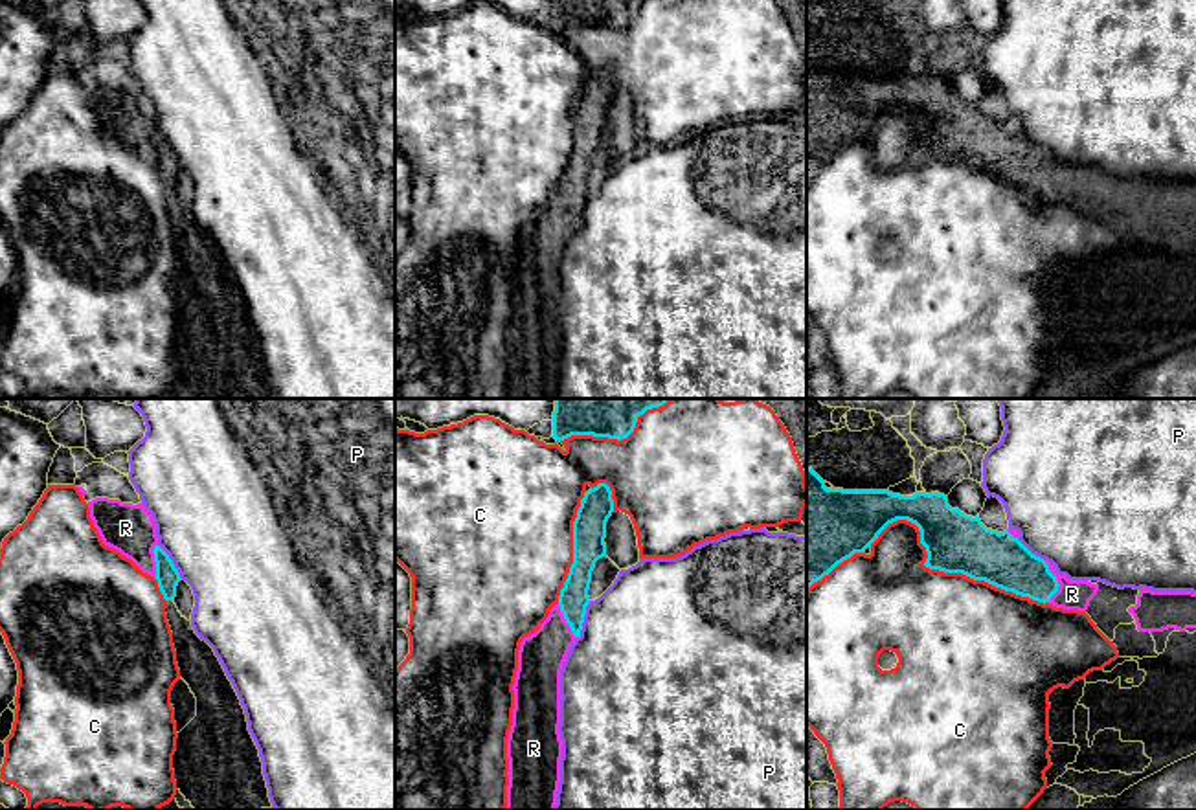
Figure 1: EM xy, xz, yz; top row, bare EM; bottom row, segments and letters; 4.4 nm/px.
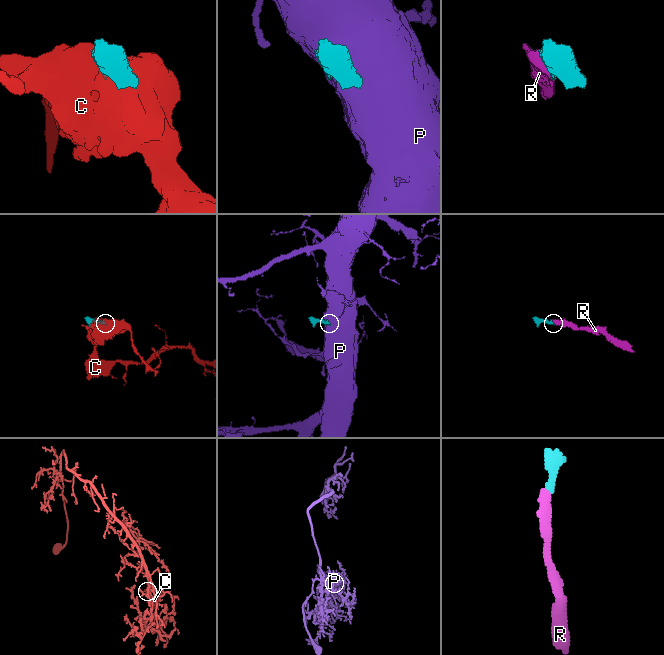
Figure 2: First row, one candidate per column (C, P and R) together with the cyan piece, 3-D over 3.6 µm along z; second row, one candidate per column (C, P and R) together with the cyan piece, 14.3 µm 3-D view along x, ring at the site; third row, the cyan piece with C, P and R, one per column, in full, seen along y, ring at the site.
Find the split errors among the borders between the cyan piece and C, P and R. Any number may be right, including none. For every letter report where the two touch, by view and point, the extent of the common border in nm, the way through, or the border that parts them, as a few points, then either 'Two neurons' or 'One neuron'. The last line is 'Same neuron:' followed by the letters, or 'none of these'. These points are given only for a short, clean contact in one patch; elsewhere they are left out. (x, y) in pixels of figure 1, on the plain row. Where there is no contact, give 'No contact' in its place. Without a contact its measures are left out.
C: Touches cyan at yz (945, 160). Shared border 800 nm. Two neurons
P: Touches cyan at xz (583, 208). Shared border 180 nm. Boundary: xz (590, 190), (577, 226). Two neurons
R: Touches cyan at yz (1057, 169). Shared border 190 nm. One neuron
Same neuron: R

